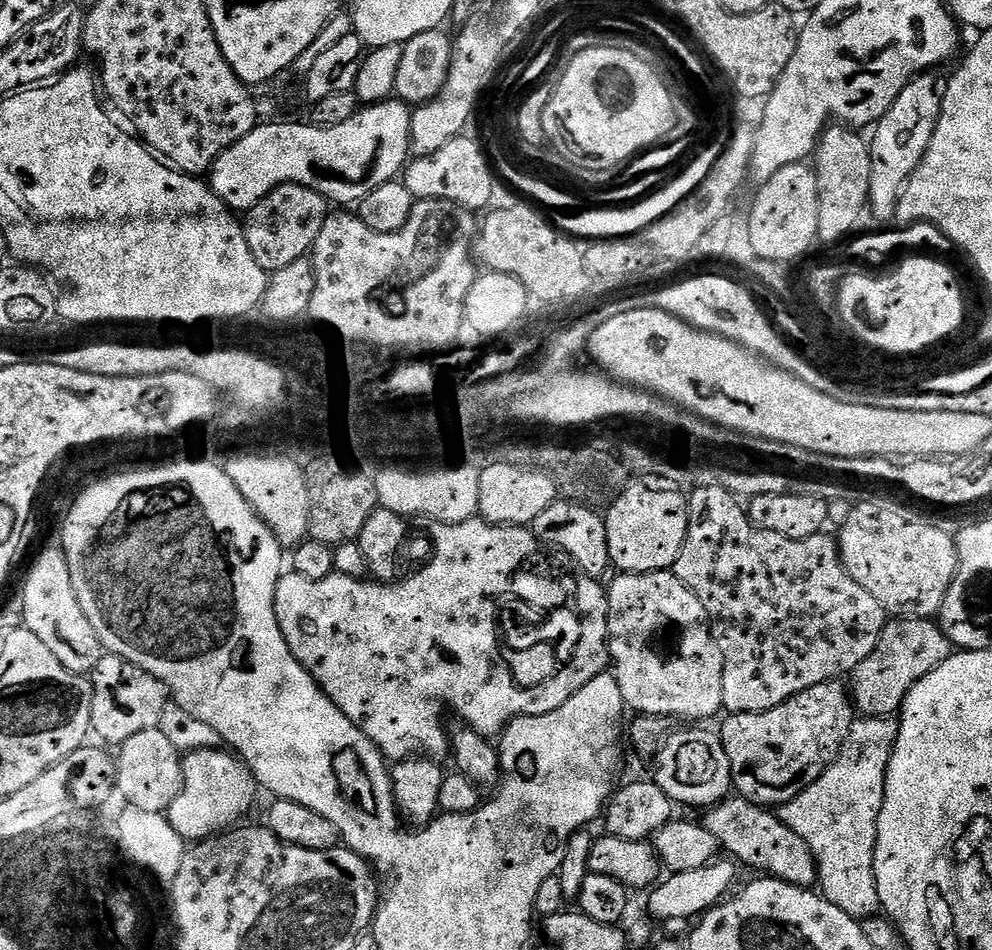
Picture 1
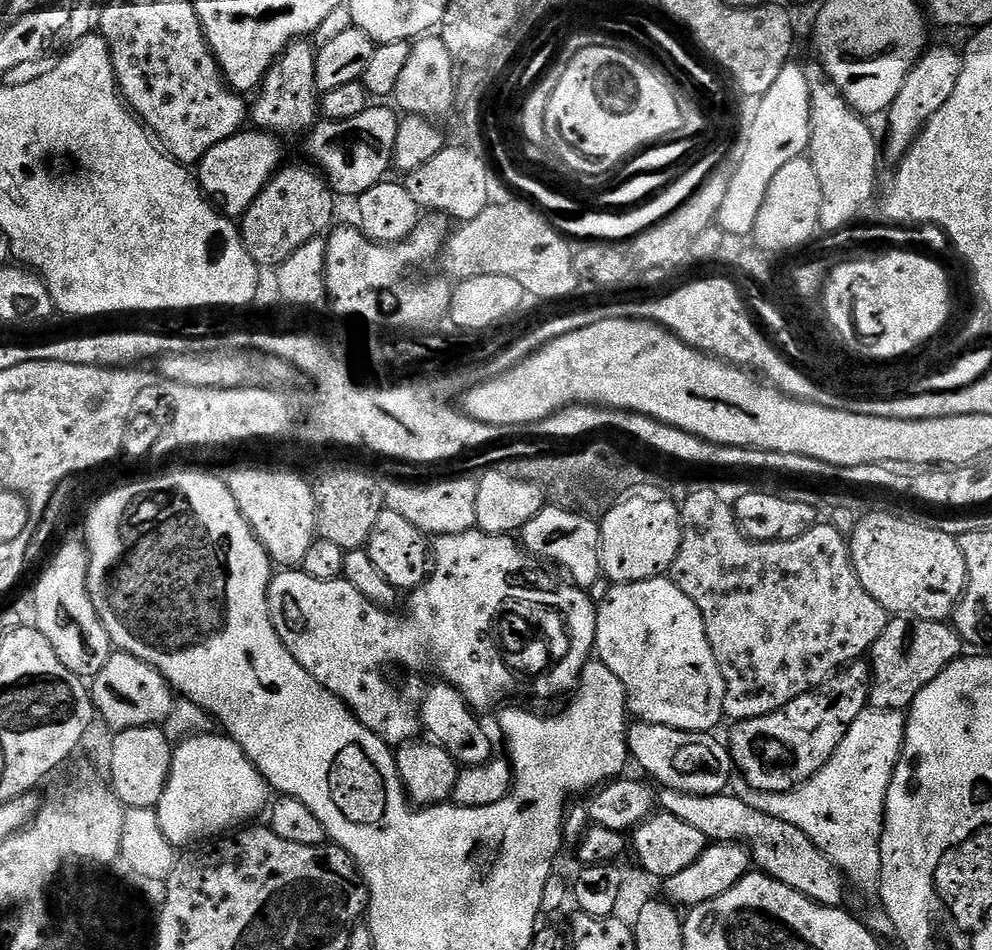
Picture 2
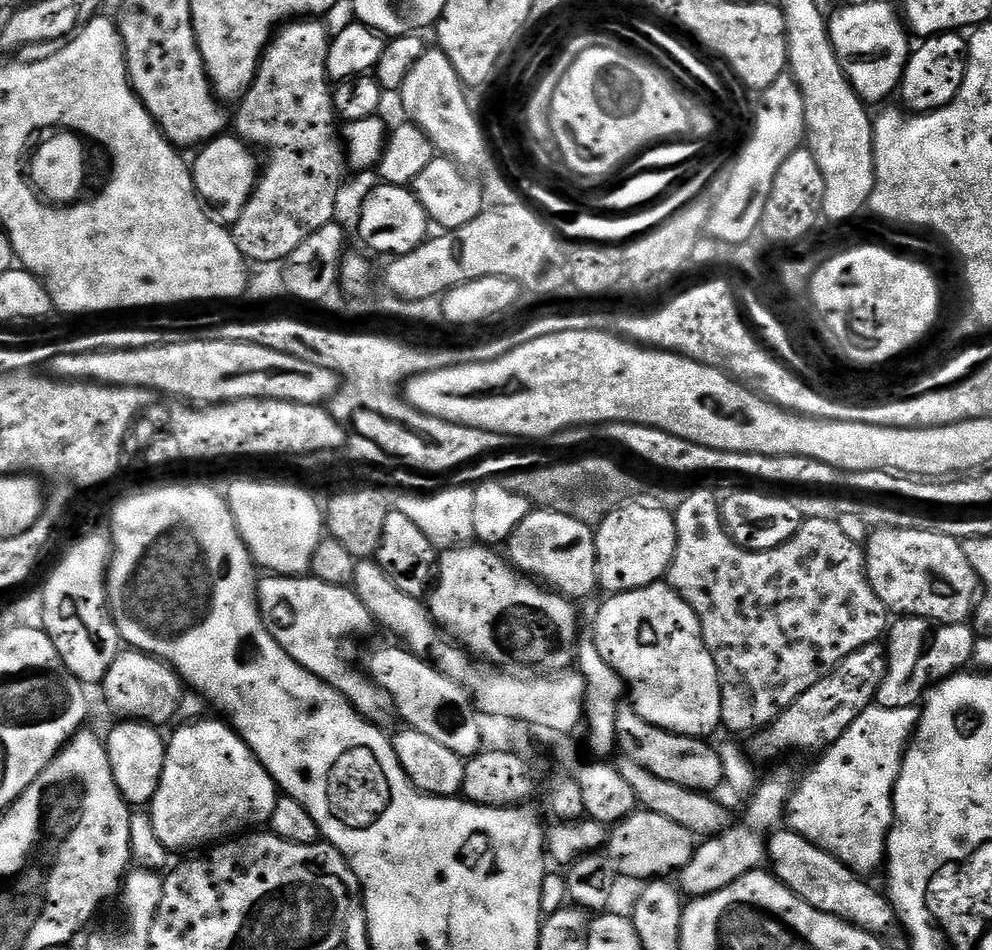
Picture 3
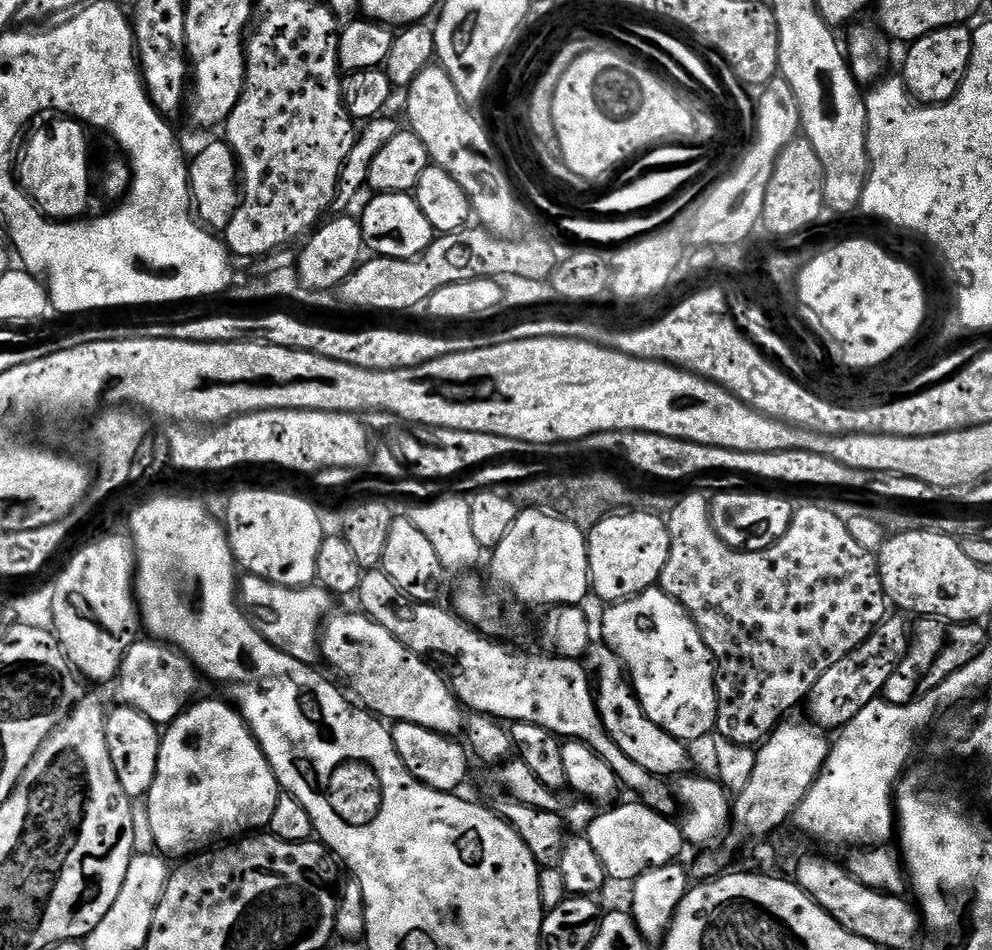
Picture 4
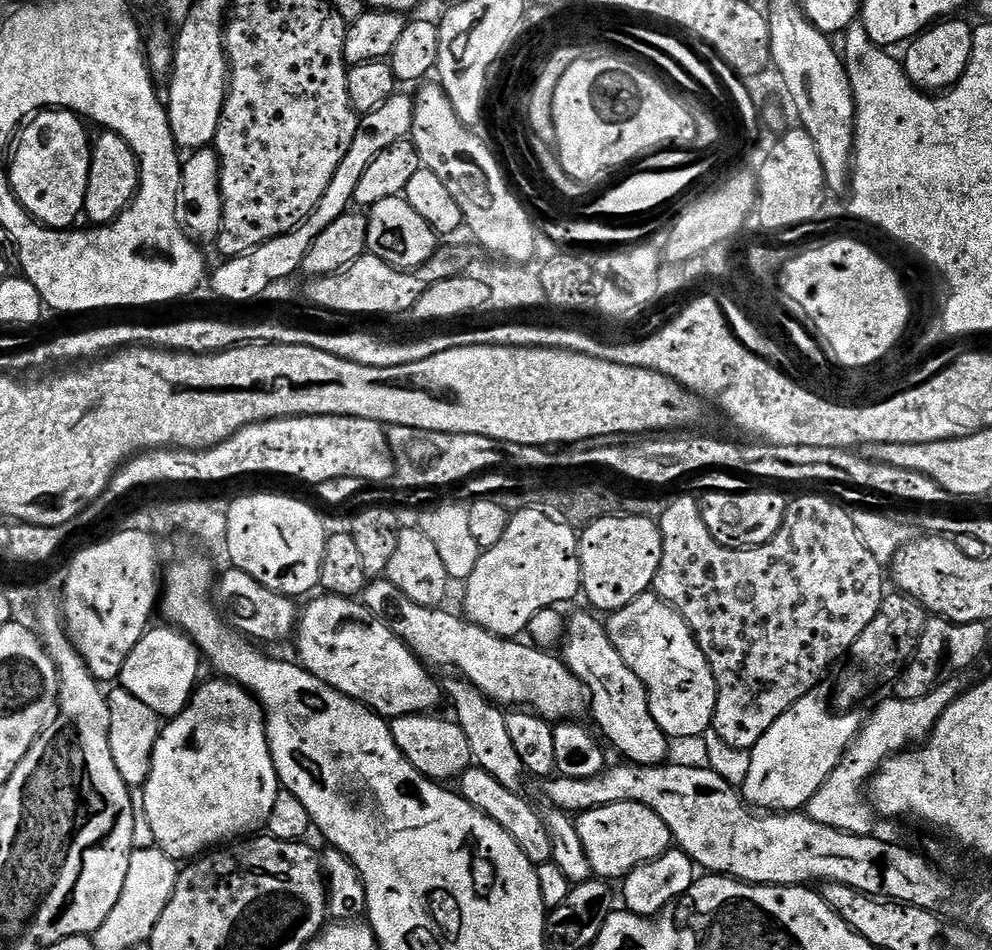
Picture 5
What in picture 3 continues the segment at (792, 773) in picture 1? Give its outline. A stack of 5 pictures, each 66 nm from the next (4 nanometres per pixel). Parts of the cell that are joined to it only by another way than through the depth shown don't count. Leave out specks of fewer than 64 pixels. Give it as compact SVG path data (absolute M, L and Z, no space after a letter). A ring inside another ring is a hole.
M883 643L867 644L858 649L854 654L850 654L840 665L832 671L829 676L822 678L802 698L798 698L788 707L773 724L768 724L747 737L746 751L753 761L776 760L779 756L784 756L787 752L816 752L823 753L825 749L838 742L847 728L863 711L874 704L876 692L882 686L884 675L888 669L888 654Z

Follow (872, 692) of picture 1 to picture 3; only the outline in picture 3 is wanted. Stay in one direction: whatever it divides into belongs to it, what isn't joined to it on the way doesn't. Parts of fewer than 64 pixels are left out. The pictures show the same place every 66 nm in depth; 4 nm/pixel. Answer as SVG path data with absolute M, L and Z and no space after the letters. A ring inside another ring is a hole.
M900 616L889 627L886 633L886 651L888 654L888 669L884 675L882 686L876 692L875 703L882 707L910 707L917 705L927 693L931 683L930 675L939 672L939 677L955 675L967 667L974 657L976 634L971 625L948 624L941 625L934 638L926 645L922 636L925 621L911 616Z

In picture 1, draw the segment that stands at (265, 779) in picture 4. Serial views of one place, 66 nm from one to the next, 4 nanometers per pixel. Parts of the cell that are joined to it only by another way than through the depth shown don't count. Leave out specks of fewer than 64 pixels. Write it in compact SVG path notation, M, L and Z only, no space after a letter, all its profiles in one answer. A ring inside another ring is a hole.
M203 748L183 757L184 789L166 813L170 826L185 842L210 840L231 829L236 820L256 800L258 785L252 771L239 756L220 748Z

